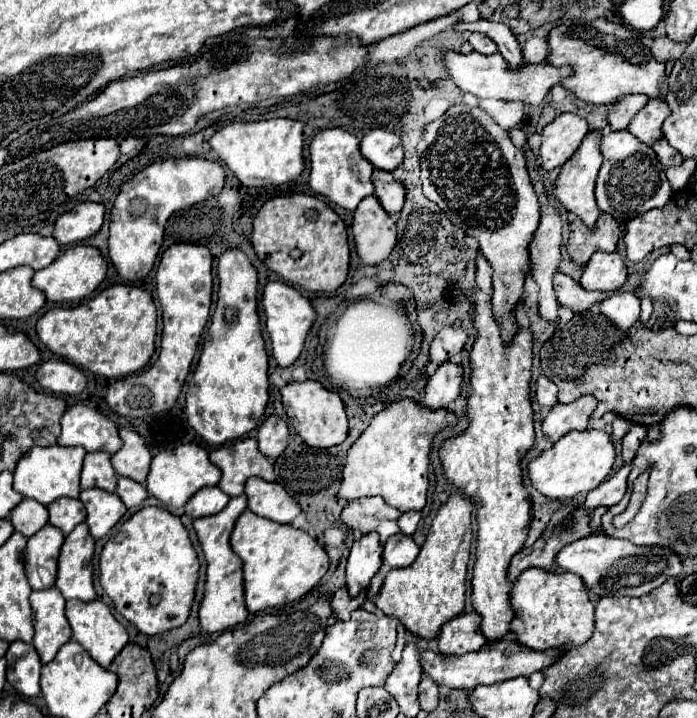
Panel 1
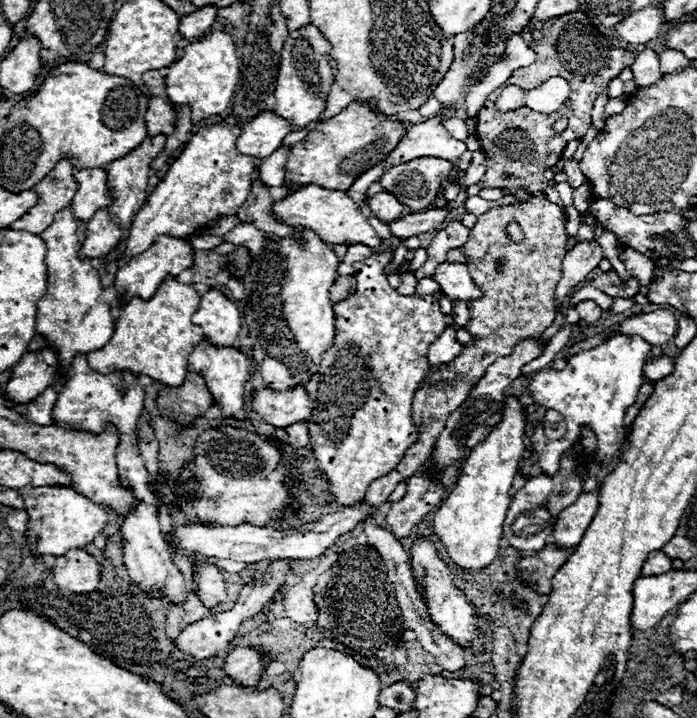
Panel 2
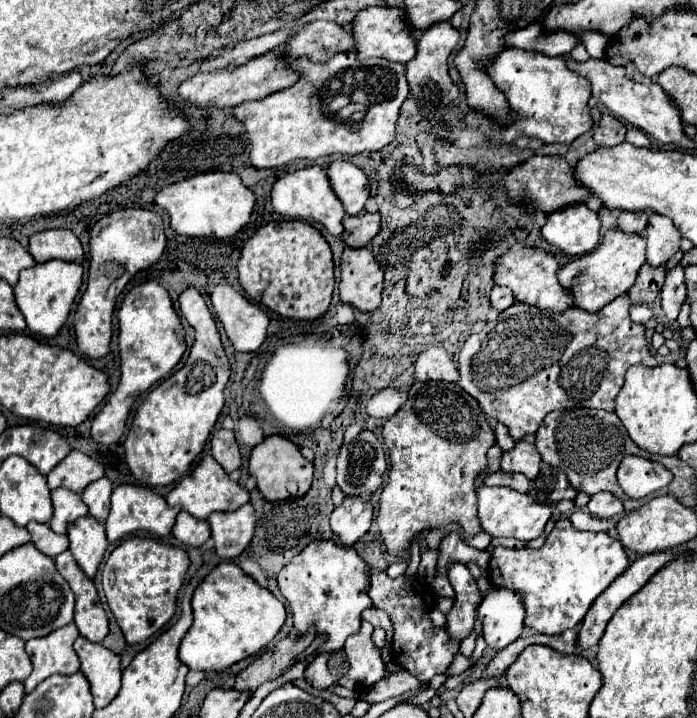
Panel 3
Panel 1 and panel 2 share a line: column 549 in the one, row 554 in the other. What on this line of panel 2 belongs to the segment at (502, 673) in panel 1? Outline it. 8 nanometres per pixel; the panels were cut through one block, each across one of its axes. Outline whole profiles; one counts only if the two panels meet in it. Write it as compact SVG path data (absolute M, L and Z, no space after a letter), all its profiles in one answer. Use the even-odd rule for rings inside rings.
M656 550L648 556L648 560L644 562L644 568L642 568L642 576L658 576L658 574L664 574L672 568L672 560L662 552L662 550Z

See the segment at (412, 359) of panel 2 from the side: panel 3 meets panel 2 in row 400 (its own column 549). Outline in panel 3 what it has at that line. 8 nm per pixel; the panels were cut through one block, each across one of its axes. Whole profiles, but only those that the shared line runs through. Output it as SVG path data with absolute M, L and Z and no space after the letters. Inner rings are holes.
M618 296L600 312L586 312L570 308L564 314L540 310L530 304L516 302L504 310L498 320L488 322L480 334L472 334L460 352L460 386L478 400L480 408L492 422L508 426L510 436L520 440L526 434L534 434L544 416L560 408L600 408L614 410L614 398L618 396L624 374L632 364L656 366L656 358L650 354L646 342L646 330L642 324L630 320L630 298Z

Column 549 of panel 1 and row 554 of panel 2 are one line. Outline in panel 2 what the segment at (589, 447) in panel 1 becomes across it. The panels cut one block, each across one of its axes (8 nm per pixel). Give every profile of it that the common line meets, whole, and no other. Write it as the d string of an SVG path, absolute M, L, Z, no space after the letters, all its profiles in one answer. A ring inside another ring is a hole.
M508 396L502 410L502 420L492 432L476 444L464 460L462 472L448 498L440 504L434 516L434 532L440 536L454 564L464 570L482 570L498 556L498 542L502 538L502 524L506 510L510 508L508 490L518 472L518 464L524 456L524 434L528 426L526 408L520 406L516 396Z

